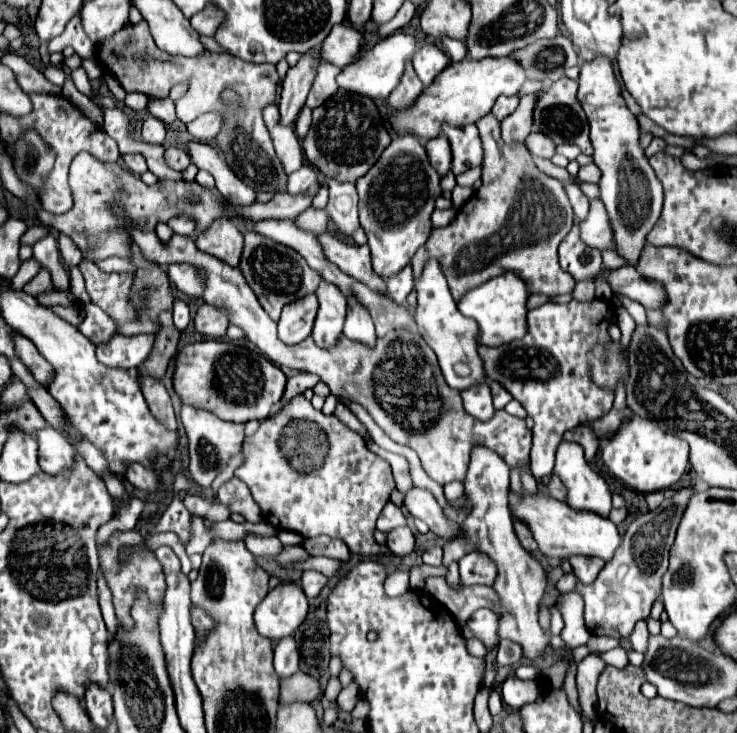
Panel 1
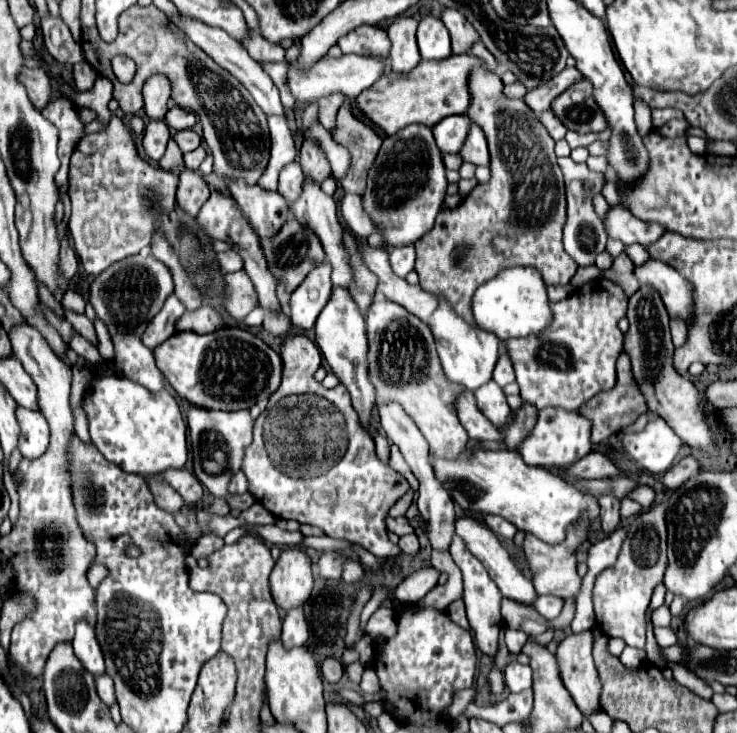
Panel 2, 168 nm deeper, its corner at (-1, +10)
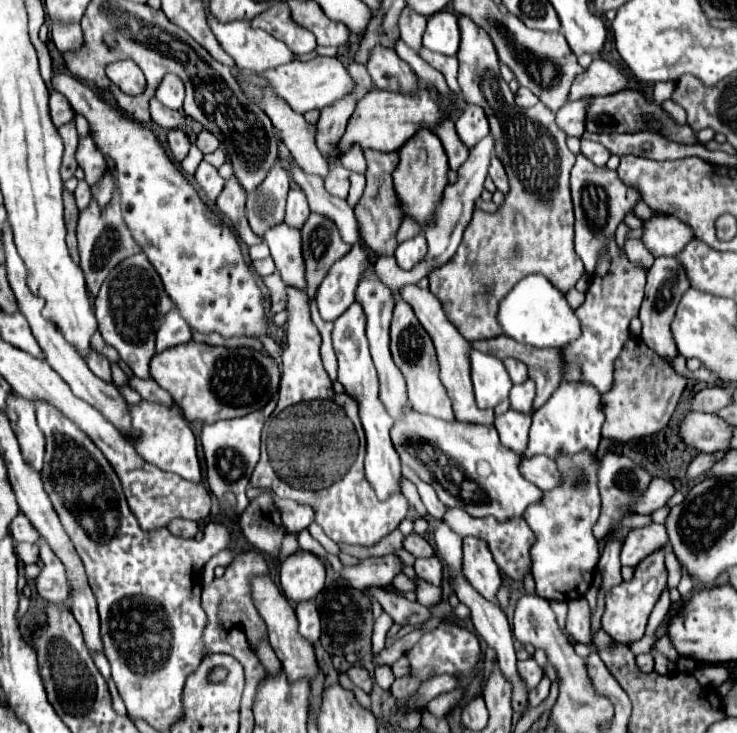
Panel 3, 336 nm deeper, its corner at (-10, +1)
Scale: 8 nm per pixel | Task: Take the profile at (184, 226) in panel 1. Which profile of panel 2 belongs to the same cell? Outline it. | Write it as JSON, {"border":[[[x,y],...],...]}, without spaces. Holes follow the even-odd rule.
{"border":[[[185,168],[179,174],[179,188],[177,188],[177,206],[189,214],[191,218],[197,216],[203,202],[209,198],[209,184],[197,170]]]}

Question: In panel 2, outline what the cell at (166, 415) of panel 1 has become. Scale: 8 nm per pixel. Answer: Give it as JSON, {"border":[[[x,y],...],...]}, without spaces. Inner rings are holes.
{"border":[[[141,254],[127,256],[125,260],[111,264],[107,270],[95,276],[89,288],[89,304],[93,306],[97,318],[107,324],[115,344],[115,366],[119,374],[145,386],[151,392],[163,390],[163,374],[155,366],[153,352],[141,342],[141,334],[171,294],[173,278],[169,268],[161,260]]]}

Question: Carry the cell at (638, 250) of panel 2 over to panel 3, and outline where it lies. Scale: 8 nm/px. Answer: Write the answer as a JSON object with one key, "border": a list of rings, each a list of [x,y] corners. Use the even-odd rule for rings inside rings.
{"border":[[[658,257],[654,261],[654,265],[648,271],[648,281],[646,281],[646,295],[640,307],[640,321],[642,321],[642,335],[640,339],[664,361],[672,361],[678,357],[678,349],[670,331],[672,319],[674,319],[674,311],[680,303],[680,297],[684,295],[684,291],[690,287],[688,277],[684,275],[682,267],[678,265],[678,261],[674,257]]]}

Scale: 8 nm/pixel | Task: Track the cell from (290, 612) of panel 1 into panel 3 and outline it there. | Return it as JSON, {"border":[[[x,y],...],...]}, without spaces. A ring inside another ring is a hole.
{"border":[[[308,551],[290,555],[280,567],[280,587],[294,603],[316,599],[324,587],[324,577],[326,569],[322,561]]]}

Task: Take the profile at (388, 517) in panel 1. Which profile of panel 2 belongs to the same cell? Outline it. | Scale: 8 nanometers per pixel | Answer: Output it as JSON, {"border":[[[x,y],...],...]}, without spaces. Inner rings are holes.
{"border":[[[401,516],[401,518],[387,518],[387,528],[389,528],[389,532],[395,532],[397,536],[405,536],[405,534],[413,534],[415,532],[405,516]]]}

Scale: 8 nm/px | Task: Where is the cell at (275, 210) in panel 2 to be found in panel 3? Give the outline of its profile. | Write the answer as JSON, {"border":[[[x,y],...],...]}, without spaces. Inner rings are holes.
{"border":[[[278,223],[264,233],[264,241],[270,247],[272,259],[284,283],[304,289],[306,285],[304,285],[304,259],[300,251],[300,231],[286,223]]]}

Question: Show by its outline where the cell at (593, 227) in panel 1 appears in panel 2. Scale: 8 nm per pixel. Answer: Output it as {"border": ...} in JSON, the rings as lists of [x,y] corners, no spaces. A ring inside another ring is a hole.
{"border":[[[615,206],[609,210],[605,218],[605,228],[611,238],[619,238],[625,246],[629,244],[651,246],[665,234],[665,226],[633,218],[633,214],[629,214],[625,206]]]}

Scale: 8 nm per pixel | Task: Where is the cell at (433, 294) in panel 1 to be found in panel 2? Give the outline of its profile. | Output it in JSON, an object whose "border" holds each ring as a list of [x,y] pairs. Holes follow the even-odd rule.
{"border":[[[439,298],[439,308],[433,312],[429,320],[429,328],[435,336],[437,354],[441,358],[443,372],[453,384],[461,384],[467,390],[477,390],[479,386],[491,380],[493,368],[499,358],[499,338],[495,334],[489,334],[487,330],[467,324],[451,310],[451,306],[443,298]]]}

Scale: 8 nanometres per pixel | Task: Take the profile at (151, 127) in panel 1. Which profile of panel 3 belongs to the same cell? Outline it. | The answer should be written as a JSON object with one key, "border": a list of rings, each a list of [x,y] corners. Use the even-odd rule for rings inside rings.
{"border":[[[168,73],[154,95],[158,101],[164,103],[164,107],[168,109],[182,109],[182,101],[184,101],[184,83],[178,79],[178,75]]]}

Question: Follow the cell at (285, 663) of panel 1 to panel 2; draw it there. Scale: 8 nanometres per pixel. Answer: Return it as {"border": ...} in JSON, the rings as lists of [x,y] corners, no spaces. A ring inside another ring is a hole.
{"border":[[[293,608],[287,612],[285,620],[283,620],[283,634],[281,640],[285,646],[293,648],[293,646],[303,646],[309,638],[309,628],[305,622],[305,614],[303,608]]]}

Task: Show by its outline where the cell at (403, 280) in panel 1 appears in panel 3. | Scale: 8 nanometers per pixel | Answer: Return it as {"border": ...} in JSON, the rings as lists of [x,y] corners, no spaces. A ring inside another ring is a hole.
{"border":[[[418,233],[416,237],[412,237],[412,239],[398,245],[396,261],[402,269],[412,269],[426,257],[426,251],[428,251],[426,237],[422,233]]]}

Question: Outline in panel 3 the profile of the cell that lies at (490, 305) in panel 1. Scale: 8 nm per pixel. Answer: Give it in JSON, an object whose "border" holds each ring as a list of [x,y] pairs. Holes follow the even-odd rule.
{"border":[[[528,275],[516,283],[516,287],[500,301],[496,313],[502,333],[518,343],[532,347],[564,347],[580,335],[580,323],[574,311],[568,307],[564,293],[560,293],[544,275]]]}

